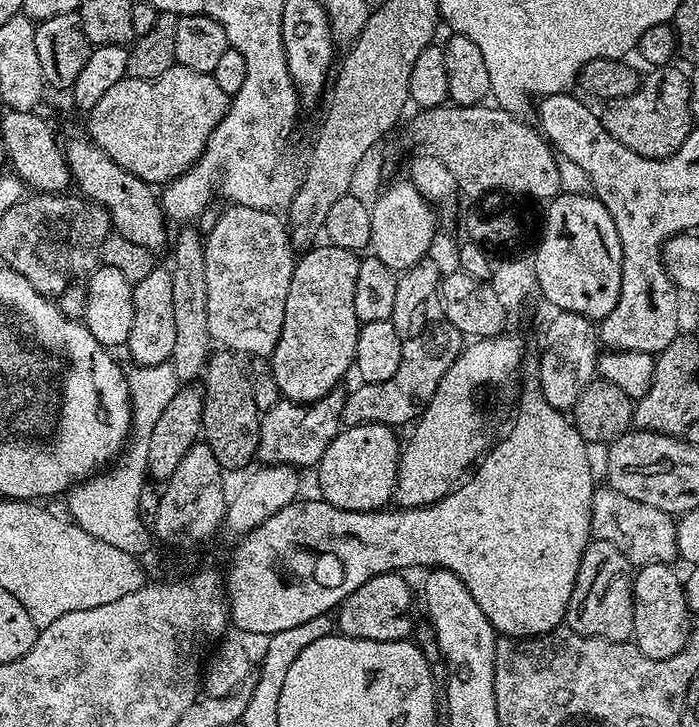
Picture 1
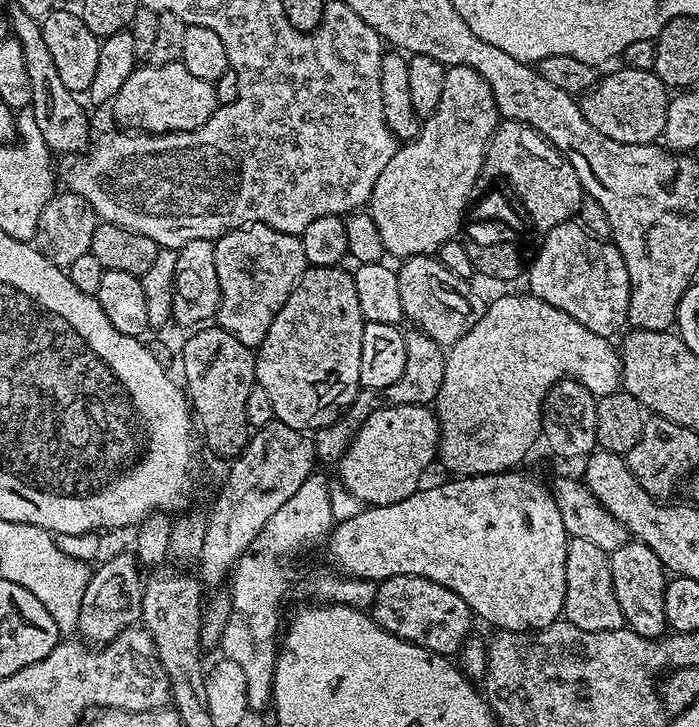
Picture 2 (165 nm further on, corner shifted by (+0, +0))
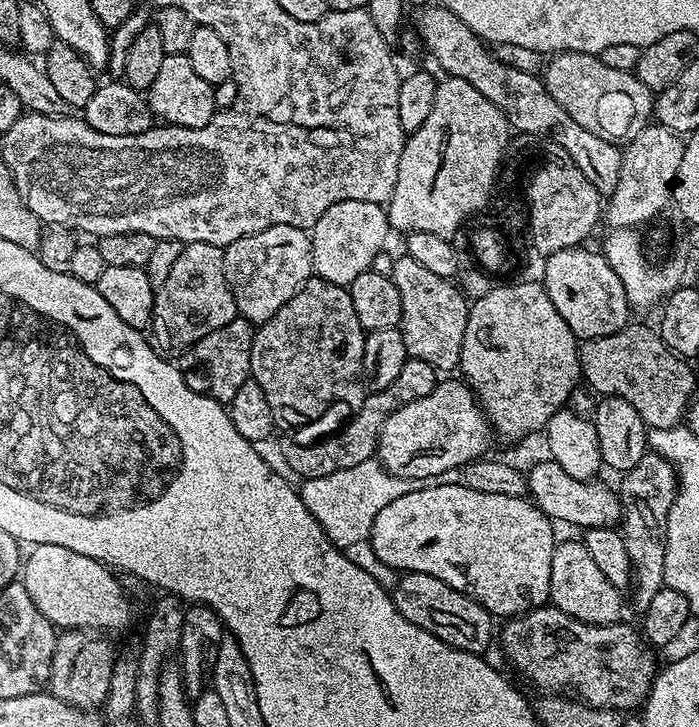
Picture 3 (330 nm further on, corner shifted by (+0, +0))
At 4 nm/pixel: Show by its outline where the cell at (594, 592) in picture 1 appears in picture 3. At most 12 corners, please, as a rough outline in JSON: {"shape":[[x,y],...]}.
{"shape":[[583,539],[550,558],[551,607],[587,624],[615,624],[621,589]]}

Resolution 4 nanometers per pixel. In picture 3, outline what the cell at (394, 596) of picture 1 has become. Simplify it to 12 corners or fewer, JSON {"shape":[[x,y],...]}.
{"shape":[[430,574],[390,591],[406,622],[484,654],[492,613]]}

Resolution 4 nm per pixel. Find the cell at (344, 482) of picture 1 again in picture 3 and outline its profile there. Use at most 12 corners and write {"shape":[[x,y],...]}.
{"shape":[[460,378],[390,413],[376,447],[417,482],[463,469],[494,440]]}

